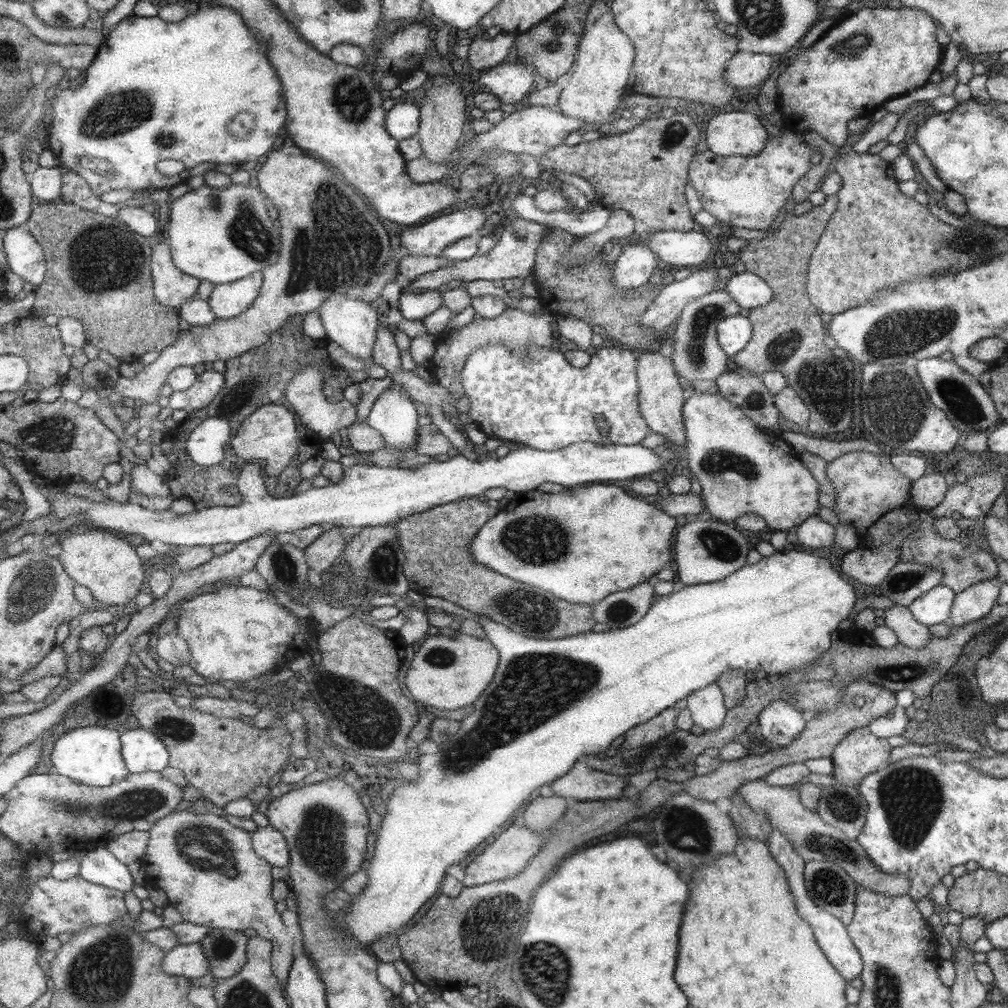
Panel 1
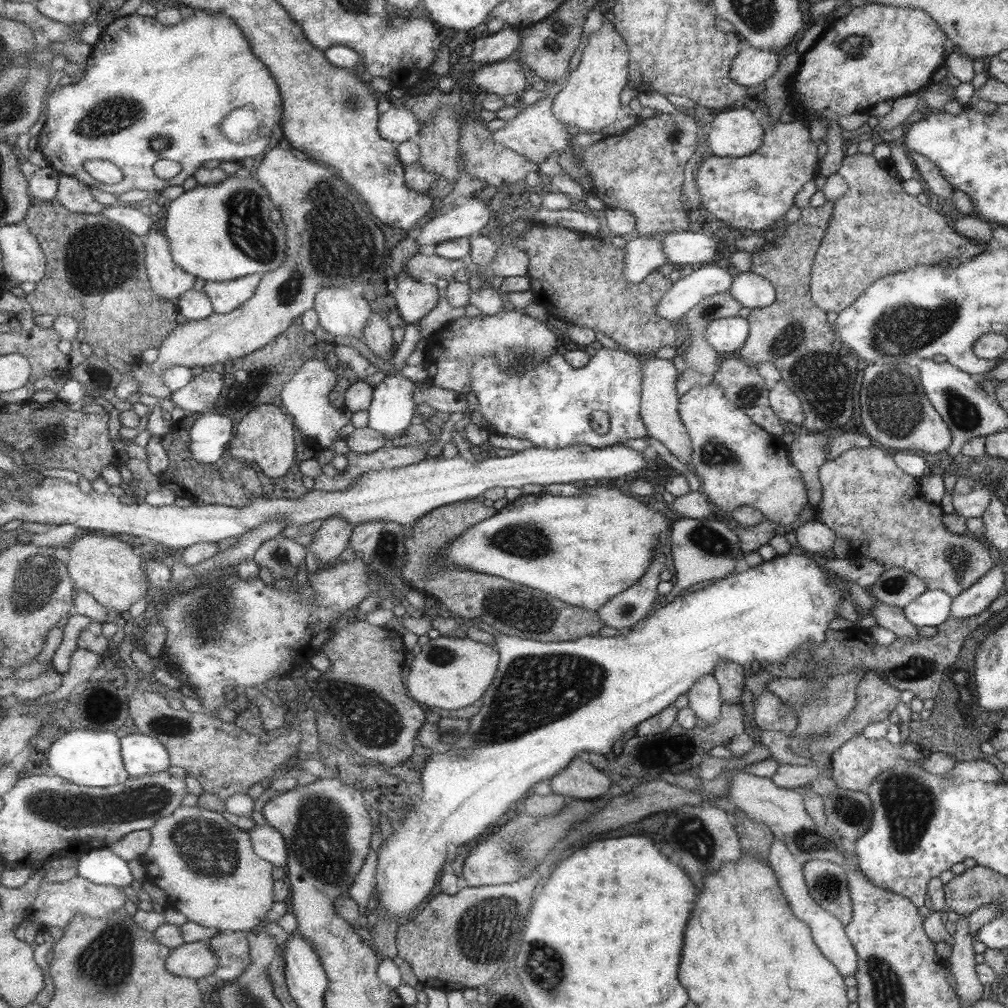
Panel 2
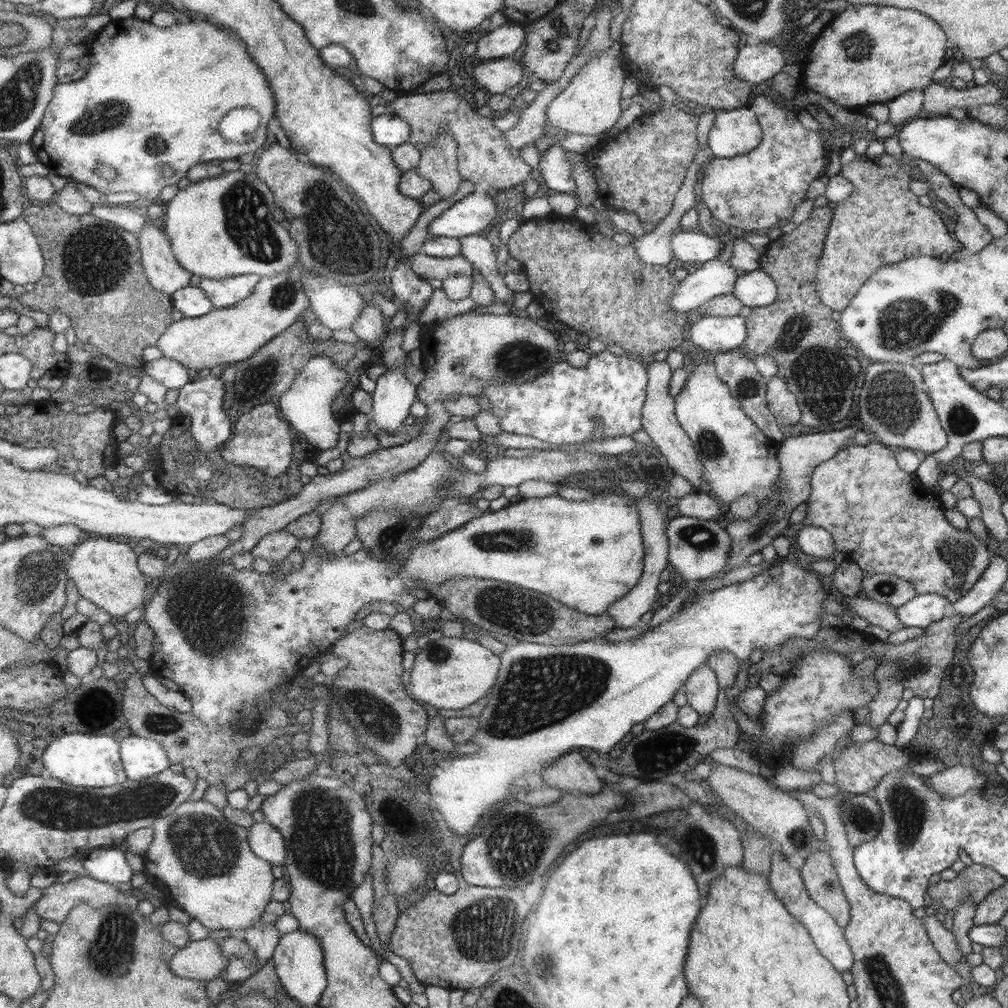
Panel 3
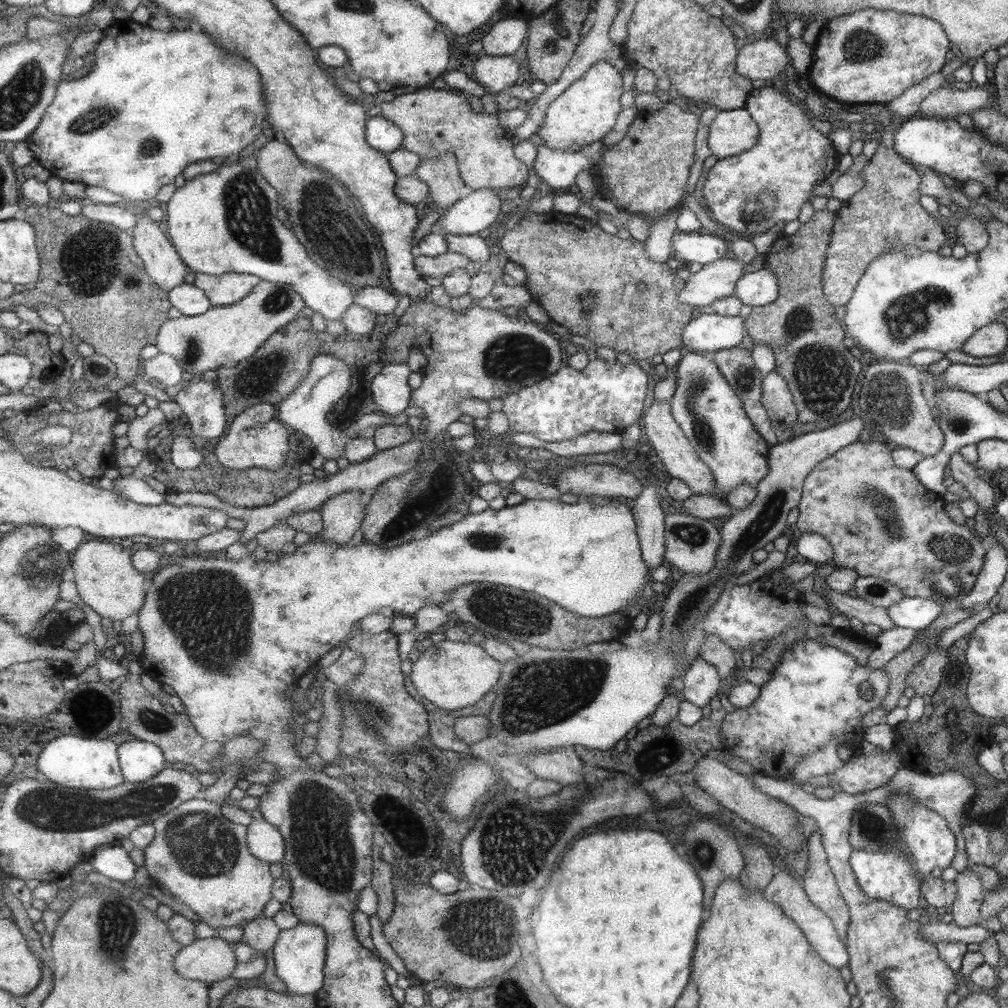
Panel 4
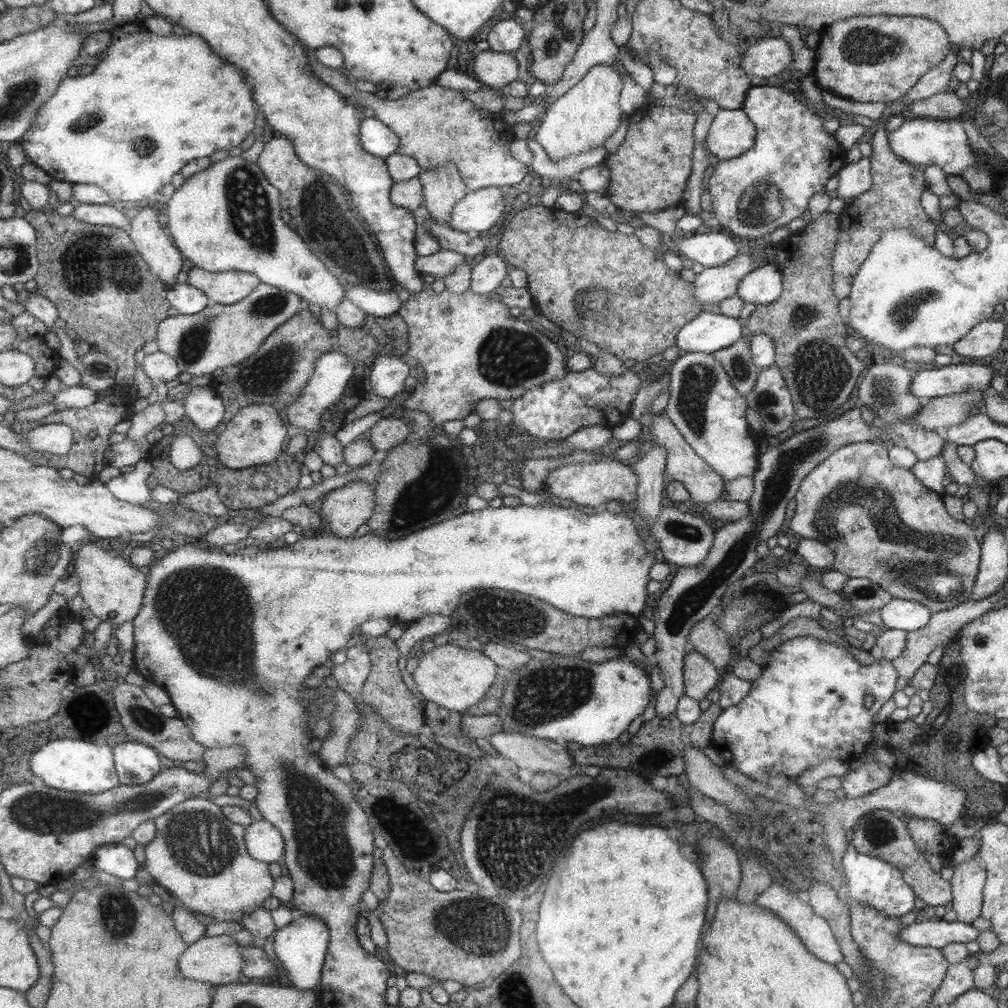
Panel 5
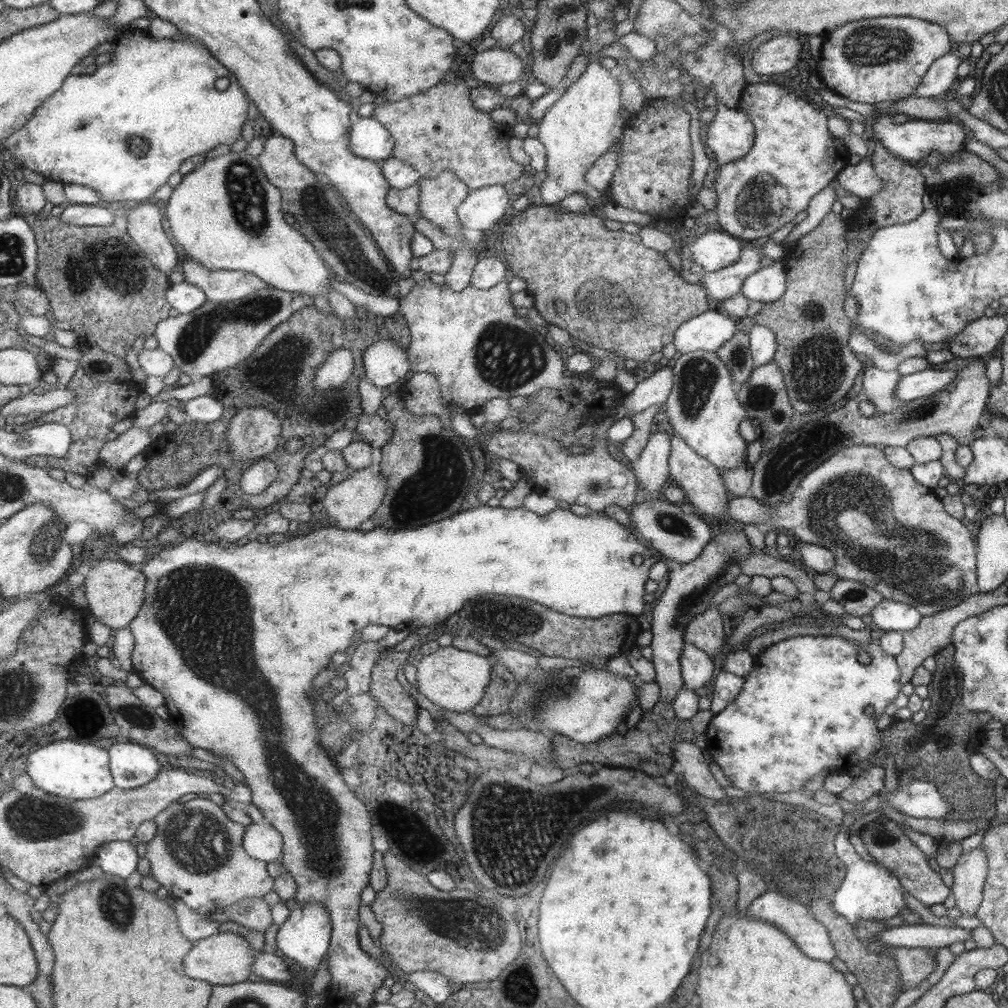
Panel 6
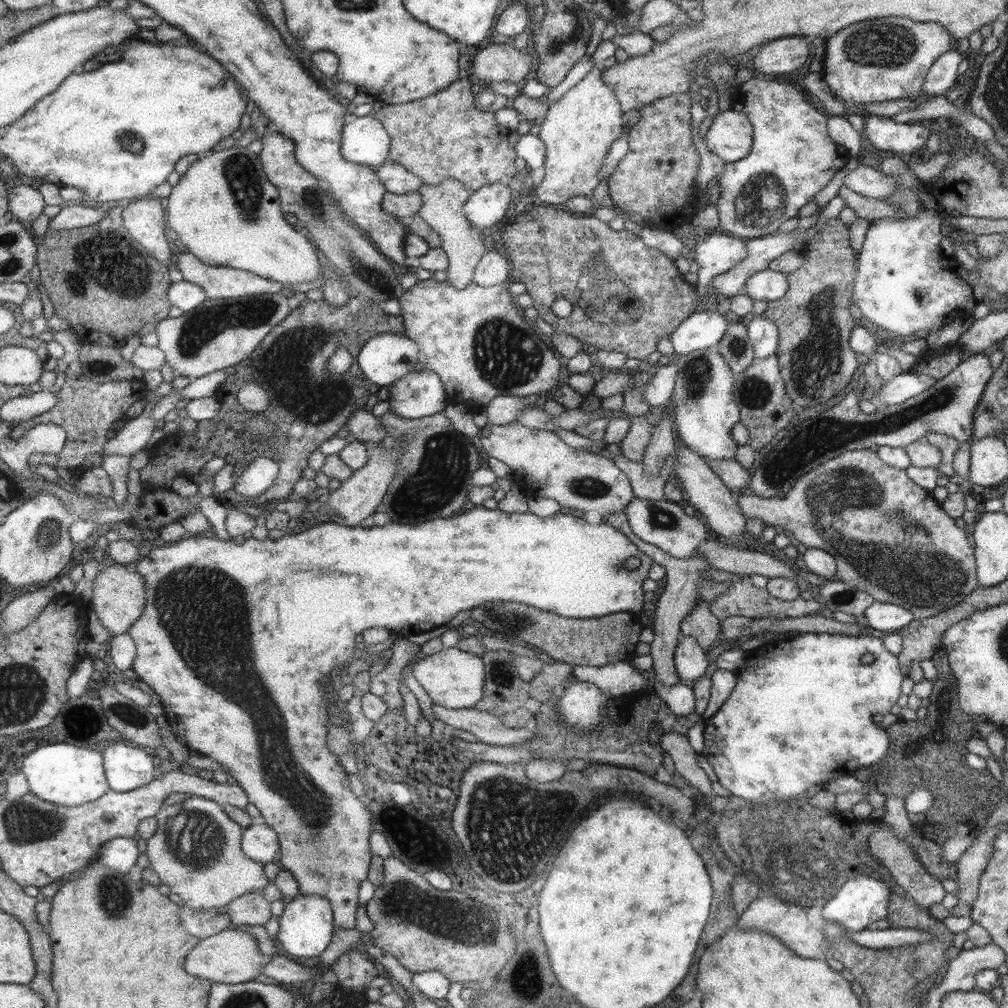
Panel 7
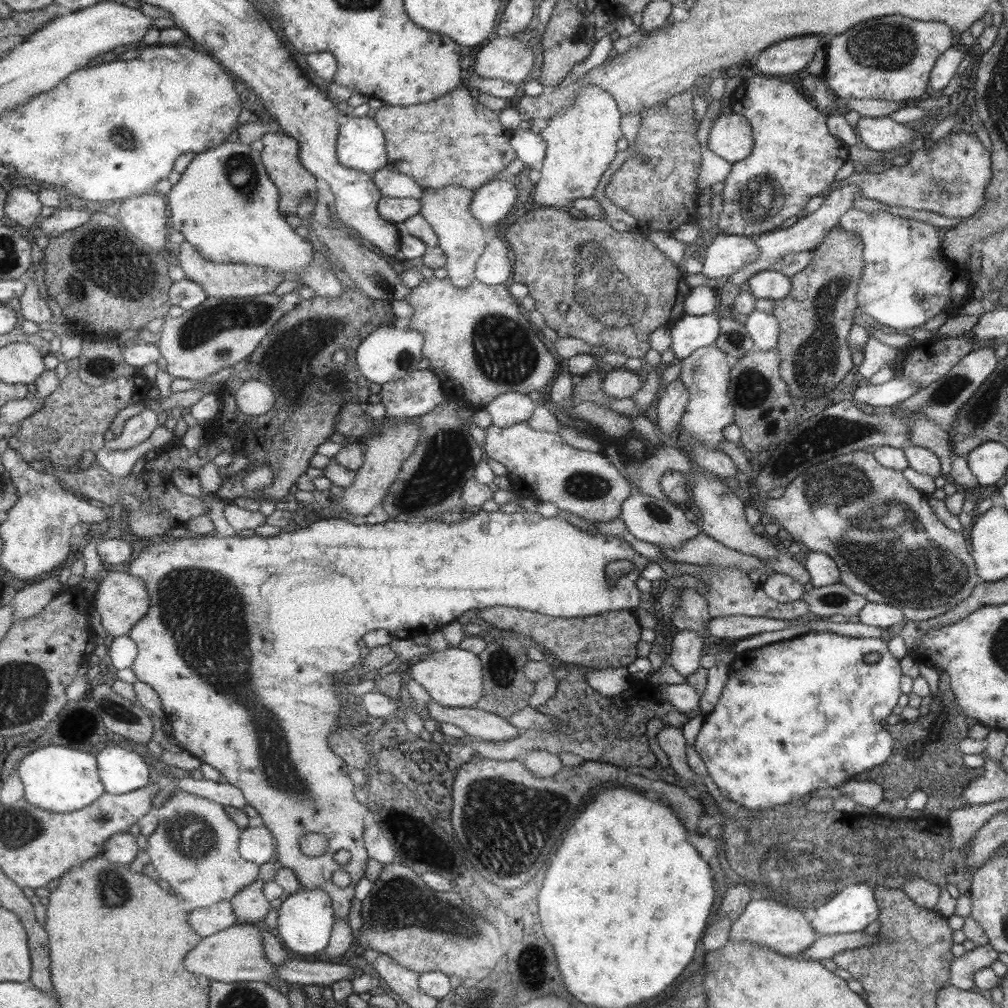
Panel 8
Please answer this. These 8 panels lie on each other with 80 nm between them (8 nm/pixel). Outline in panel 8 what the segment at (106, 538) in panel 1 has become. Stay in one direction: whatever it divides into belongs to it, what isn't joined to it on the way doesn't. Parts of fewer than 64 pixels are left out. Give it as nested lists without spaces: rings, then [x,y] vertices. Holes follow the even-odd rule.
[[[113,571],[100,577],[96,598],[92,601],[94,609],[100,614],[102,626],[113,637],[130,636],[133,627],[139,623],[152,606],[152,598],[146,582],[129,572]]]

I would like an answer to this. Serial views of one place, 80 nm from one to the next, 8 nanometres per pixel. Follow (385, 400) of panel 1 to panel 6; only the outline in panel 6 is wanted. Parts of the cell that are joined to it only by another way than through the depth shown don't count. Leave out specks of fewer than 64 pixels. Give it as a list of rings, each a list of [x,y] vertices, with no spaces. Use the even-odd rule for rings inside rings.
[[[389,339],[372,344],[363,355],[366,376],[381,391],[405,380],[412,370],[410,351]]]

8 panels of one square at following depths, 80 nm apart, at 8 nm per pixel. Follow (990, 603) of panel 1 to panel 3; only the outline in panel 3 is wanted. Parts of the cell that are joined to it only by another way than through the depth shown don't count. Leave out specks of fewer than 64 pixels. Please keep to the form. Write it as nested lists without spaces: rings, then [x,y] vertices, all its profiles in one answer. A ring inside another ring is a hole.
[[[995,555],[977,580],[976,586],[973,586],[972,590],[963,595],[959,601],[953,603],[950,611],[965,618],[974,615],[990,604],[991,598],[997,594],[1005,579],[1007,579],[1007,562],[999,555]]]

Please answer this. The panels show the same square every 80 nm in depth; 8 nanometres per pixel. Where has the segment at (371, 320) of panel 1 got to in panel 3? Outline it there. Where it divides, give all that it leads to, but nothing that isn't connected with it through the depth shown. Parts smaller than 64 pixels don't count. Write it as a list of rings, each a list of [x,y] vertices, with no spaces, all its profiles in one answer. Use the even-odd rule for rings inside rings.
[[[307,269],[302,274],[304,291],[316,318],[330,330],[352,328],[365,303],[361,294],[342,282]]]

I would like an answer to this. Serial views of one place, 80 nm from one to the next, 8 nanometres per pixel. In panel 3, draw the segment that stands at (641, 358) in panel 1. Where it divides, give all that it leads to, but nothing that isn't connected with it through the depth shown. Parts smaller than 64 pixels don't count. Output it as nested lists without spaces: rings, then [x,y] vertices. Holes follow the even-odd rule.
[[[653,361],[647,366],[648,385],[646,397],[641,413],[643,419],[642,429],[647,433],[650,441],[654,444],[656,454],[661,454],[667,466],[671,468],[675,475],[681,476],[691,483],[695,491],[700,490],[701,481],[704,476],[704,466],[692,445],[684,429],[677,422],[675,415],[675,399],[668,393],[669,378],[672,377],[672,371],[665,361]]]

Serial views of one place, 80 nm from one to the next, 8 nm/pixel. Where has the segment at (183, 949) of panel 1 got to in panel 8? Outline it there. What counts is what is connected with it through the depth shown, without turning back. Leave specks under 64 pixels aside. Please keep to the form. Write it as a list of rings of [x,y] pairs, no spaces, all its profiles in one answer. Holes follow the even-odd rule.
[[[237,923],[225,930],[204,938],[185,959],[185,966],[194,973],[205,974],[211,980],[221,982],[257,981],[280,985],[278,968],[268,957],[265,950],[262,925]]]

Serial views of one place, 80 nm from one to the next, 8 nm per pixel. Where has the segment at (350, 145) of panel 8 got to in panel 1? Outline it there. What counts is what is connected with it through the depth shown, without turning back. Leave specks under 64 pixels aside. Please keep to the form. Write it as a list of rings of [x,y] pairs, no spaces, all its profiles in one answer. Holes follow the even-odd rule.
[[[406,98],[396,101],[395,106],[387,113],[387,131],[397,141],[416,137],[421,122],[420,106]]]

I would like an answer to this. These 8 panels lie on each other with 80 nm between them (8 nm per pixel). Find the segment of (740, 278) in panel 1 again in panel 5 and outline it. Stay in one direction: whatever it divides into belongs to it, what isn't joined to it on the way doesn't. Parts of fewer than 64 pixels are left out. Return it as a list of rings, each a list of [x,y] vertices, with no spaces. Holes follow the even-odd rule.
[[[771,262],[748,272],[738,282],[736,295],[745,303],[764,305],[774,303],[781,291],[781,273],[777,262]]]

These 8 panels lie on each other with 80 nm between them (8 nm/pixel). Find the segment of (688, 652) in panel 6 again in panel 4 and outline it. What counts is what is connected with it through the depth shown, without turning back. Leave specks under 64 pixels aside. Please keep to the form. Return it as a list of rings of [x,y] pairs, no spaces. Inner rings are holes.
[[[700,657],[696,658],[688,669],[681,676],[684,682],[681,694],[683,698],[698,706],[703,707],[708,700],[715,695],[719,688],[720,676],[708,662],[703,661]]]

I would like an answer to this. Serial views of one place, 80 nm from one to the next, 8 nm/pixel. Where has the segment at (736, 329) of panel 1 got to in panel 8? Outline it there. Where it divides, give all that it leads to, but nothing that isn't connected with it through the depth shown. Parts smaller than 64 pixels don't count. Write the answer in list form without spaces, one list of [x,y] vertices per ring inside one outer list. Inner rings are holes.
[[[685,315],[670,327],[670,347],[679,359],[687,358],[695,349],[711,345],[719,336],[719,318],[706,315]]]

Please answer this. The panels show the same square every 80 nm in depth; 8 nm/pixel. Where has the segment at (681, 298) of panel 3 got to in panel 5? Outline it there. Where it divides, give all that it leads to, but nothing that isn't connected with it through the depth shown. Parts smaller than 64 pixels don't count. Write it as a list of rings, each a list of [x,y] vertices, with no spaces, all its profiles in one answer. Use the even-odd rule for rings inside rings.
[[[739,254],[721,266],[704,268],[692,282],[694,297],[703,304],[731,298],[737,292],[738,282],[753,269],[749,255]]]

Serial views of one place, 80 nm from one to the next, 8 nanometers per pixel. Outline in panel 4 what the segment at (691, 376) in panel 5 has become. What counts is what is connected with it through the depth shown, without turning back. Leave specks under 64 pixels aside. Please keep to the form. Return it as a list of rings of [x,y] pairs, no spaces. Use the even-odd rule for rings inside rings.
[[[684,352],[671,371],[675,376],[675,390],[667,399],[671,413],[696,455],[712,471],[716,487],[723,494],[741,484],[756,488],[768,474],[770,447],[752,425],[742,400],[724,379],[716,362],[700,353]]]

